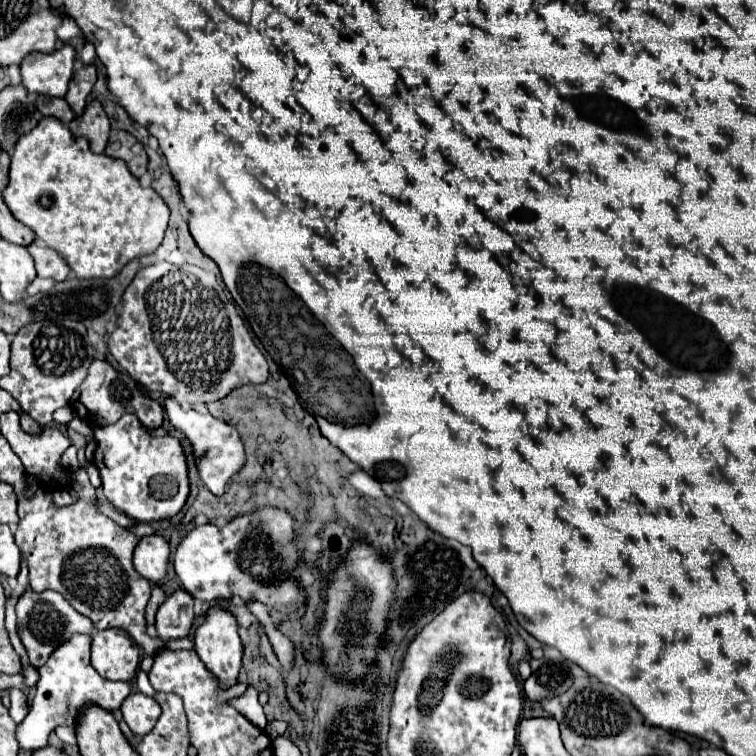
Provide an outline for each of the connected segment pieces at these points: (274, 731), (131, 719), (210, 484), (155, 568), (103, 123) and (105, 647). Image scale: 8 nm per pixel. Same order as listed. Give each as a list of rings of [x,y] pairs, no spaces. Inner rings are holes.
[[[271,720],[269,724],[267,724],[267,728],[265,728],[265,732],[275,740],[275,738],[279,738],[279,736],[283,736],[283,732],[287,730],[287,723],[281,720]]]
[[[133,692],[133,694],[129,694],[129,700],[125,700],[125,704],[121,704],[121,712],[123,712],[123,720],[127,722],[131,732],[143,736],[157,722],[157,718],[161,714],[161,706],[157,704],[155,698],[149,698],[141,692]]]
[[[165,400],[165,412],[169,416],[169,422],[189,440],[195,456],[195,466],[199,472],[201,482],[217,496],[225,492],[225,486],[229,480],[239,472],[239,468],[245,464],[245,452],[241,438],[233,426],[229,426],[223,420],[217,420],[211,414],[201,414],[197,410],[183,410],[175,400]]]
[[[153,534],[139,540],[133,556],[133,566],[143,578],[151,582],[163,580],[167,572],[167,562],[169,562],[169,544],[163,536]]]
[[[91,100],[87,104],[85,112],[69,122],[69,130],[75,136],[87,138],[91,150],[101,154],[105,150],[105,144],[109,138],[109,118],[107,118],[103,106],[97,100]]]
[[[111,628],[93,634],[91,664],[103,678],[119,682],[133,680],[139,668],[139,656],[141,648],[123,630]]]

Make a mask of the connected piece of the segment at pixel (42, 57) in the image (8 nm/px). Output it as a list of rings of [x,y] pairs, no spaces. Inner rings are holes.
[[[69,44],[51,54],[31,52],[21,62],[21,82],[29,92],[63,98],[67,94],[69,80],[73,78],[73,60],[75,48]]]

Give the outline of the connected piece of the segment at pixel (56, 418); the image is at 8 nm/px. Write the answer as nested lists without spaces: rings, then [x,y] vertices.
[[[63,406],[63,408],[59,408],[59,410],[53,412],[53,422],[59,424],[59,426],[65,426],[73,416],[75,416],[75,414],[73,414],[73,408]]]

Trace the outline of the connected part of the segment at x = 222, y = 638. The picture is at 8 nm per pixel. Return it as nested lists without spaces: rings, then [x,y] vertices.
[[[219,604],[211,606],[203,614],[203,622],[197,626],[193,642],[195,642],[195,652],[201,656],[201,660],[205,660],[207,668],[221,680],[221,686],[225,684],[227,688],[229,684],[237,682],[237,674],[241,668],[241,658],[243,658],[243,644],[239,638],[239,624],[235,616],[231,614],[231,610],[225,610]]]

